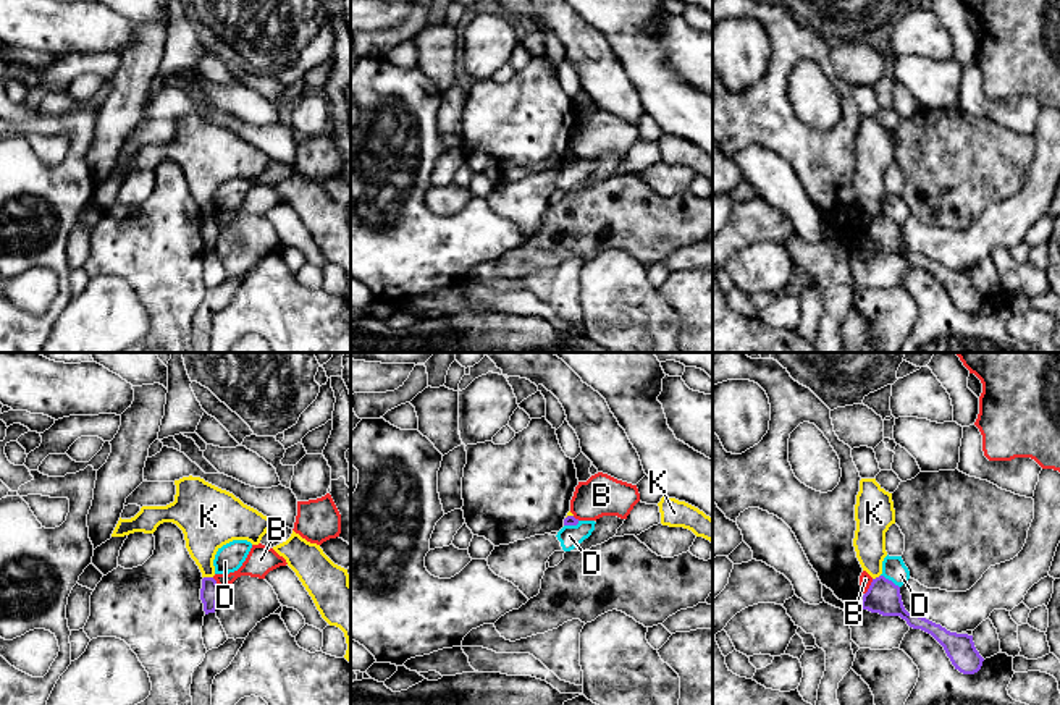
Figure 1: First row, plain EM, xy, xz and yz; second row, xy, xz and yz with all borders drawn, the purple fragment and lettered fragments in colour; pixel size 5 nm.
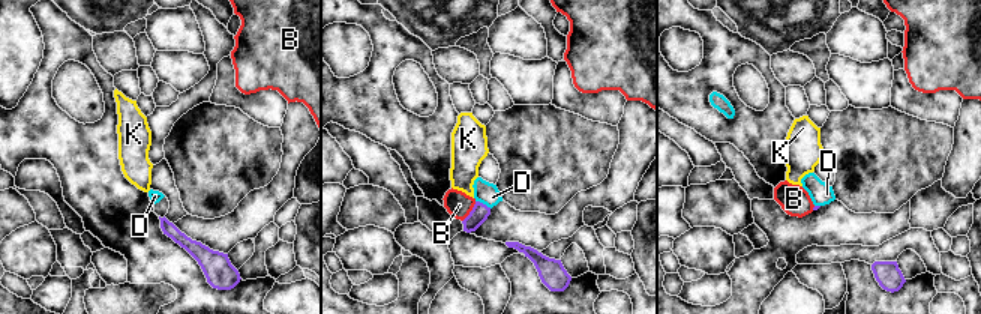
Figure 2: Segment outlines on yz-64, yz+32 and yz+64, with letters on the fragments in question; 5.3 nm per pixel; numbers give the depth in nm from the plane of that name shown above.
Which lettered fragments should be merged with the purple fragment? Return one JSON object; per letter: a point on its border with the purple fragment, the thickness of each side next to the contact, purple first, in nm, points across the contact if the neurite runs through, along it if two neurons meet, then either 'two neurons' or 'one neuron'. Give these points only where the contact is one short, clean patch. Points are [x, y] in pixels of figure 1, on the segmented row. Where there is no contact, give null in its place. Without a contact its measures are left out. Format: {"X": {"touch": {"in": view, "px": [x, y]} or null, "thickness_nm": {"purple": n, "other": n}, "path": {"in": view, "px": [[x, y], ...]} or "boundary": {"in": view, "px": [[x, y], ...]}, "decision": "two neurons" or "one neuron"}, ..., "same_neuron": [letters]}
{"B": {"touch": {"in": "yz", "px": [870, 587]}, "thickness_nm": {"purple": 170, "other": 60}, "boundary": {"in": "yz", "px": [[873, 579], [865, 594]]}, "decision": "two neurons"}, "D": {"touch": {"in": "yz", "px": [891, 581]}, "thickness_nm": {"purple": 170, "other": 120}, "decision": "two neurons"}, "K": {"touch": {"in": "xy", "px": [209, 578]}, "thickness_nm": {"purple": 100, "other": 240}, "boundary": {"in": "xy", "px": [[204, 576], [212, 578]]}, "decision": "two neurons"}, "same_neuron": []}

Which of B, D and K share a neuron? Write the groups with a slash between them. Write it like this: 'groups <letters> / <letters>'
groups B / D / K

